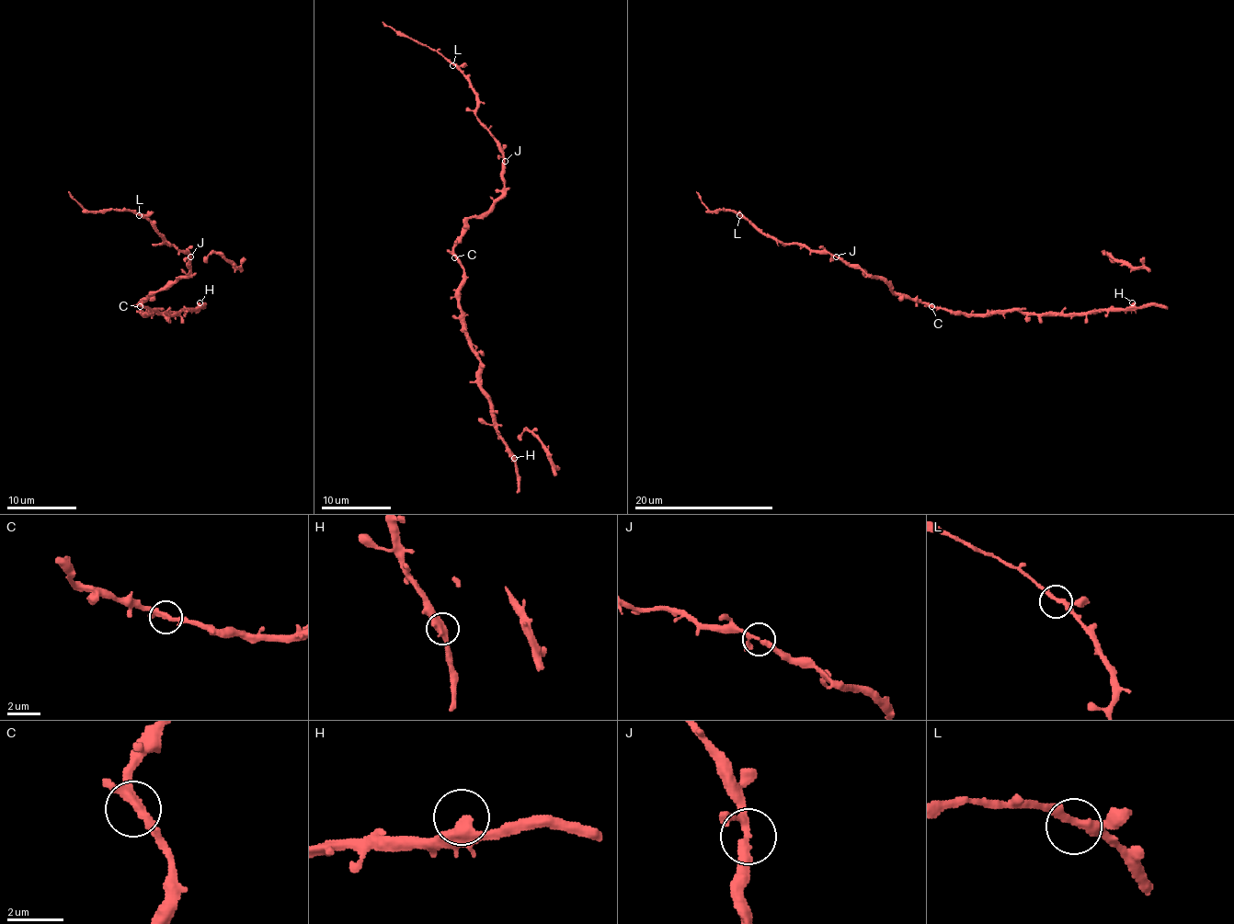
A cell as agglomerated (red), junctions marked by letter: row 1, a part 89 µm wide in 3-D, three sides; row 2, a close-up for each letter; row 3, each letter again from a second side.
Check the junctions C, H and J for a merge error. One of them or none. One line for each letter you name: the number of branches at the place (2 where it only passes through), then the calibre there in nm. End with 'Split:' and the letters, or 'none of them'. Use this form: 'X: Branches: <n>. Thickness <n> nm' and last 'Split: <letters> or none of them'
Split: none of them

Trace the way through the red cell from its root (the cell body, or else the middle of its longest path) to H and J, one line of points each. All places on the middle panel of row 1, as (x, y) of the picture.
H: (456, 254), (462, 269), (460, 291), (462, 332), (479, 360), (479, 386), (485, 393), (493, 427), (514, 458)
J: (456, 254), (454, 245), (462, 225), (474, 217), (480, 217), (501, 194), (505, 161)

